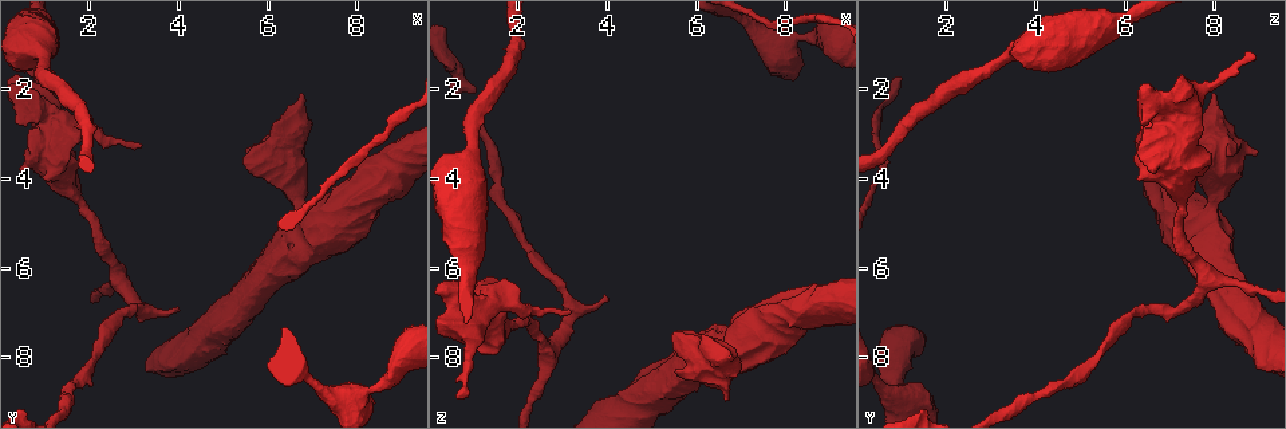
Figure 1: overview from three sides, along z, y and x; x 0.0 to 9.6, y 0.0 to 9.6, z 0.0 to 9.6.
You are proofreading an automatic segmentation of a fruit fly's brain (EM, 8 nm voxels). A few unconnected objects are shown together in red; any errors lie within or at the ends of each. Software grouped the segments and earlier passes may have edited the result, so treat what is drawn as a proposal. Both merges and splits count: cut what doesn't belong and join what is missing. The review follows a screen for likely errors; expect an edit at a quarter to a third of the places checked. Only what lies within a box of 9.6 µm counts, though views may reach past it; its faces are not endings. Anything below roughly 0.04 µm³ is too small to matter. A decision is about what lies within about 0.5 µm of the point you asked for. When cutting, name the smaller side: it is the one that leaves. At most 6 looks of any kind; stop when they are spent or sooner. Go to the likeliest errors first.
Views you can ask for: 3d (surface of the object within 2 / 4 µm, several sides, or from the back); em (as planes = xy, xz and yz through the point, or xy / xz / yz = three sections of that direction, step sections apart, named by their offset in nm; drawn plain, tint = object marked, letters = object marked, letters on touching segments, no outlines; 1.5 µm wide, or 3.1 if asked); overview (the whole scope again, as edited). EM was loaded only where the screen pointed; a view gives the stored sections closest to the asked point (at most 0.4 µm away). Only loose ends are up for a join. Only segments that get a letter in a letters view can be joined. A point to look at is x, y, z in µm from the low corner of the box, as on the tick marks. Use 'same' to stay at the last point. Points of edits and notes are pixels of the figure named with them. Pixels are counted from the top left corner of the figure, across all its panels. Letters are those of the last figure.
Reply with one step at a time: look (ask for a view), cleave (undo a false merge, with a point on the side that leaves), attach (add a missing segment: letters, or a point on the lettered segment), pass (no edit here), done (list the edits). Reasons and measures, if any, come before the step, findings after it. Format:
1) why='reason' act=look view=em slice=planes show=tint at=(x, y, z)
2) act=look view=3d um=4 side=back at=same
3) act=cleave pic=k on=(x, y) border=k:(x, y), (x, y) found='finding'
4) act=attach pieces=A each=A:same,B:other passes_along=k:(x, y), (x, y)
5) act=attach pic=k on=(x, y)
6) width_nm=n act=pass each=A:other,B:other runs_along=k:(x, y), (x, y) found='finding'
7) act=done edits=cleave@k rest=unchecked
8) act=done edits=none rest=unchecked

why='thick end' act=look view=em um=3.1 slice=xy step=8 show=letters at=(5.50, 3.40, 8.25)

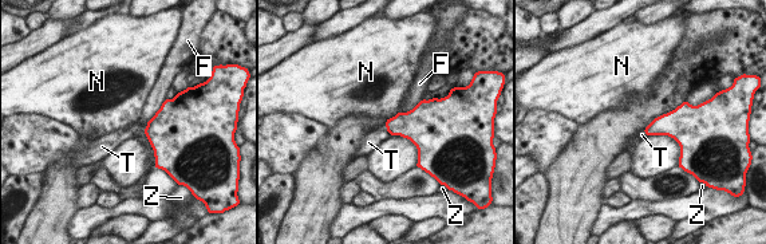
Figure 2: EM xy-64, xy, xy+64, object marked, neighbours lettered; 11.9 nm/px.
act=attach pieces=T each=F:other,N:other,T:same,Z:other passes_along=2:(407, 125), (387, 130), (370, 141) found='the neuron continues'

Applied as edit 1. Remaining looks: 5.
act=look view=overview

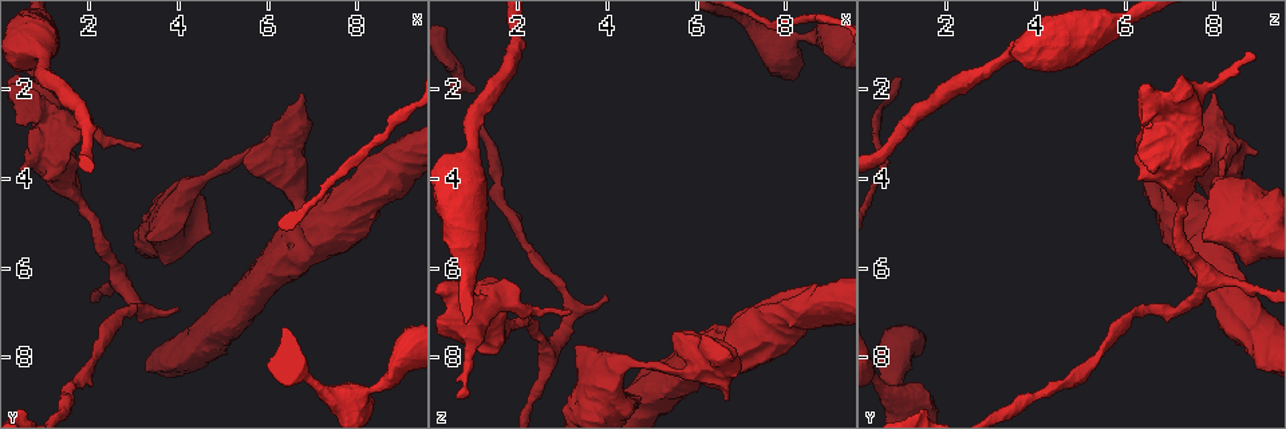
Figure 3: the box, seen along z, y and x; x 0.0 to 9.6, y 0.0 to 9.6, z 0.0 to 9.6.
act=look view=3d um=2 at=(0.70, 1.30, 8.95)

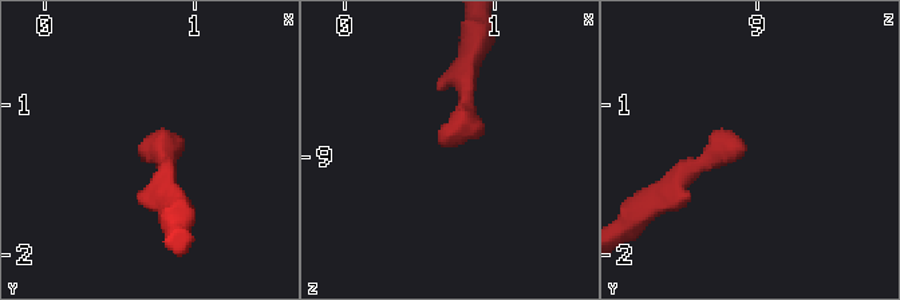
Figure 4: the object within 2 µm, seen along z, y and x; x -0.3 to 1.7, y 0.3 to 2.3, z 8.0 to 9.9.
why='shape alone is not enough' act=look view=em slice=yz step=8 show=letters at=(0.66, 1.26, 8.90)

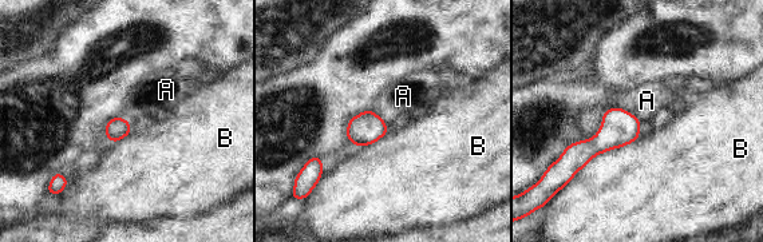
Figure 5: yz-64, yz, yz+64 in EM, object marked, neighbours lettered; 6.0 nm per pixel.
act=look view=em slice=planes show=letters at=same

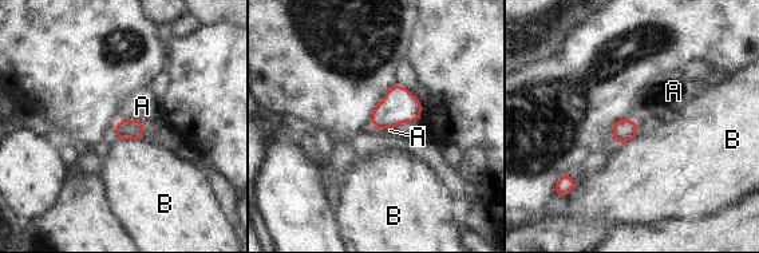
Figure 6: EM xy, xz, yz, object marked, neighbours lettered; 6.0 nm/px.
act=pass each=A:other,B:other border=6:(122, 118), (143, 122) found='no lettered segment goes on from it'

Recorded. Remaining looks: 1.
act=done edits=attach@2 rest=unchecked

